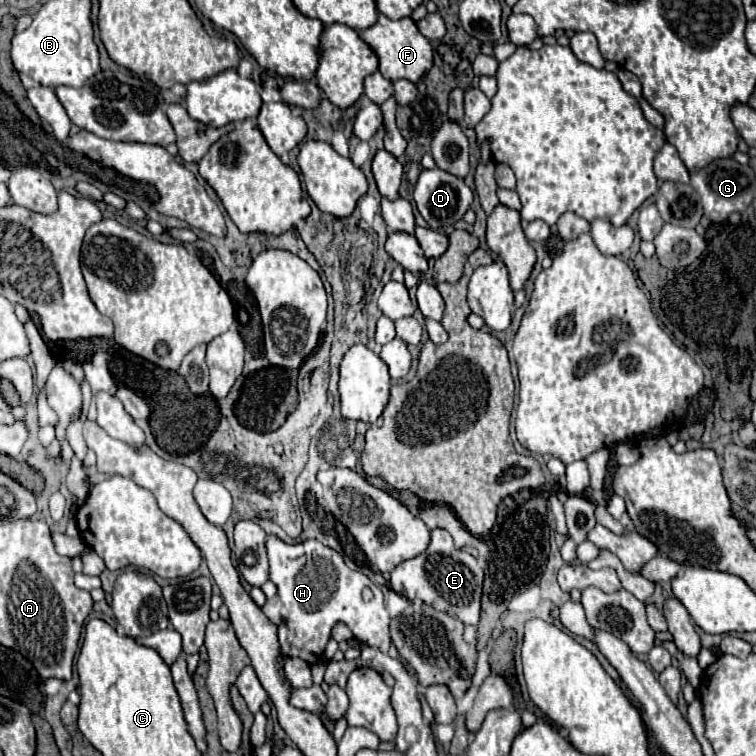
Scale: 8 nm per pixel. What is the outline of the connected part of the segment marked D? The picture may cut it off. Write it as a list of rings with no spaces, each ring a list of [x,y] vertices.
[[[422,170],[414,188],[418,212],[432,230],[450,228],[462,220],[472,204],[472,190],[464,180],[440,170]]]

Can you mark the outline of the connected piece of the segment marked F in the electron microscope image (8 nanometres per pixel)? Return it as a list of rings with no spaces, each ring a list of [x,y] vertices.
[[[384,14],[378,16],[378,22],[366,30],[360,32],[362,40],[366,40],[370,44],[370,48],[374,48],[374,52],[378,54],[380,60],[380,72],[386,80],[400,80],[406,78],[410,82],[418,82],[422,80],[428,70],[432,68],[432,46],[428,42],[428,38],[424,38],[418,32],[418,26],[412,18],[402,18],[402,20],[390,20]]]

